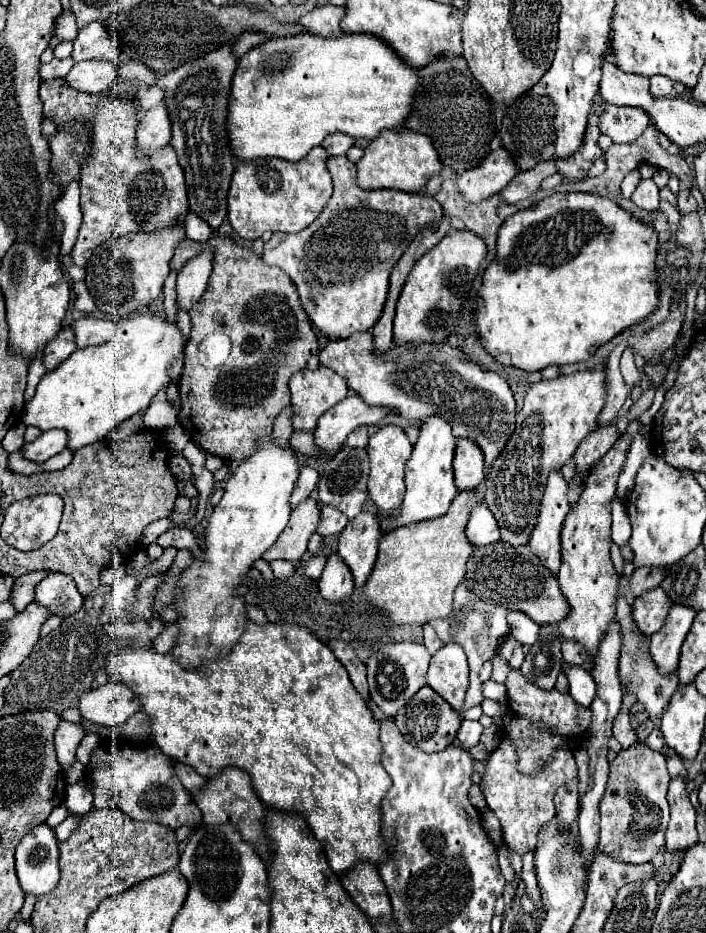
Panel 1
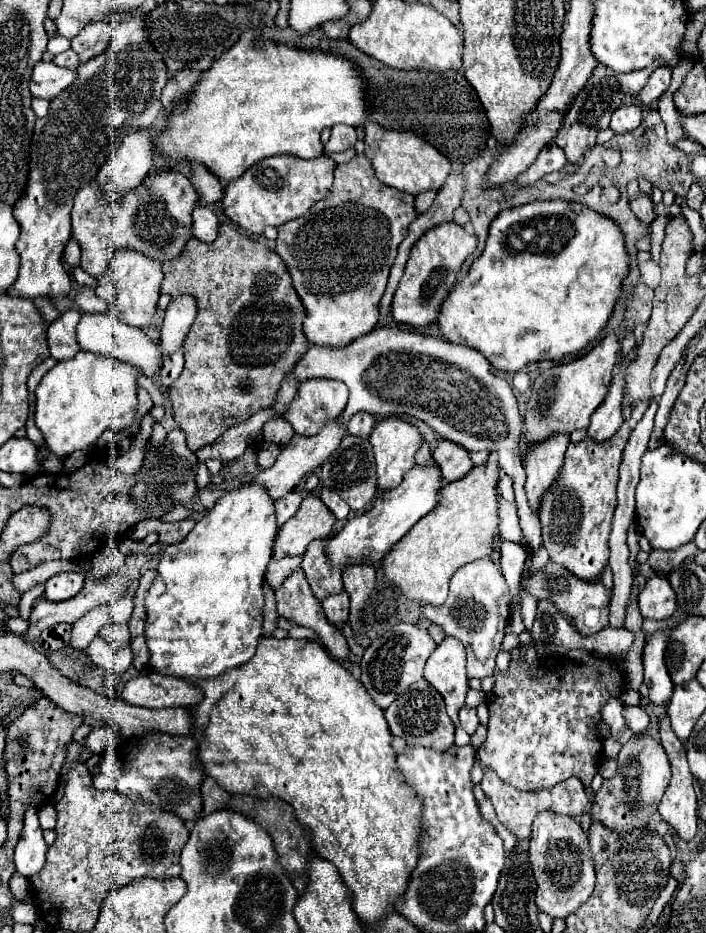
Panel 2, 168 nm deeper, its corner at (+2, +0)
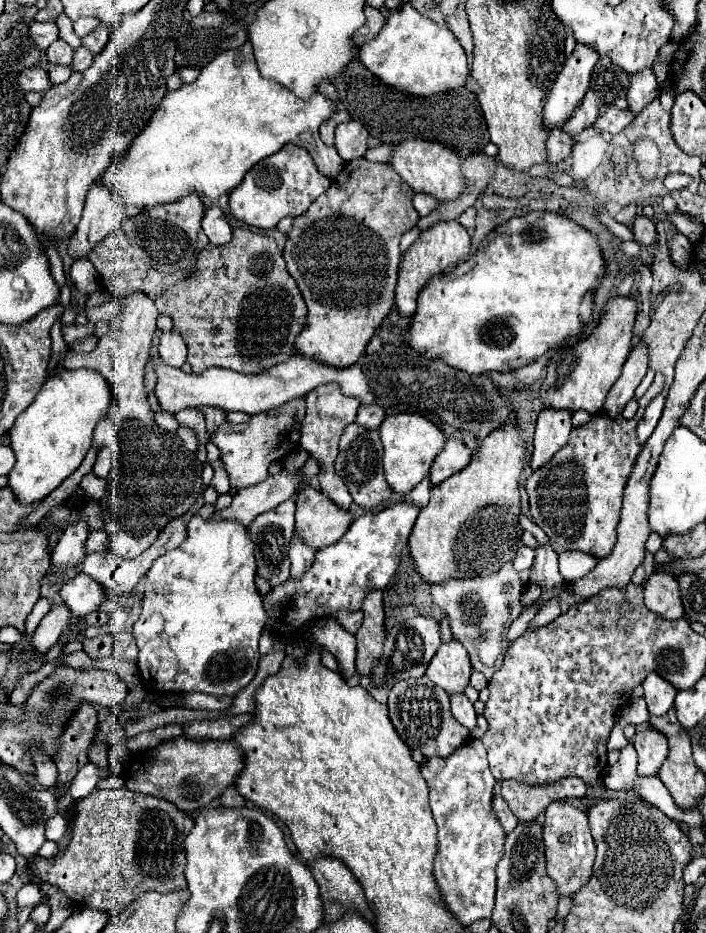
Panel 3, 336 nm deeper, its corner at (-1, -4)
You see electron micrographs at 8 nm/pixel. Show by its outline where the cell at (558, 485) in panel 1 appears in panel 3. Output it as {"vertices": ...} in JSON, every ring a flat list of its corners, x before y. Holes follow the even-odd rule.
{"vertices":[[543,408,537,418,535,428,535,450,531,458,531,470,537,470,543,466,543,462,549,462,549,458,567,444,567,438,571,434,571,412,569,410,557,410,557,408]]}

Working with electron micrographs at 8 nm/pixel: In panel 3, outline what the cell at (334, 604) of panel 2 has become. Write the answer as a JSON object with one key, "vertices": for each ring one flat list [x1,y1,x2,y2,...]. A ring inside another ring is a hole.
{"vertices":[[323,618,313,626,313,644,335,656,343,678,355,674,355,636,345,632,335,618]]}

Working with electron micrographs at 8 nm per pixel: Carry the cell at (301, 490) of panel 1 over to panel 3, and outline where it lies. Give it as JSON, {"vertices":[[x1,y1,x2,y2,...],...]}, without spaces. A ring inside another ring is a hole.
{"vertices":[[293,498,281,502,275,510,269,510,269,512,261,514,259,518,255,518,247,526,247,534,249,534,251,542,255,544,257,576,265,578,271,586,277,586,277,584,281,584,281,582,285,582,289,578,291,562,287,558,287,546,289,546,289,542,293,538,293,532,295,532,295,500]]}

